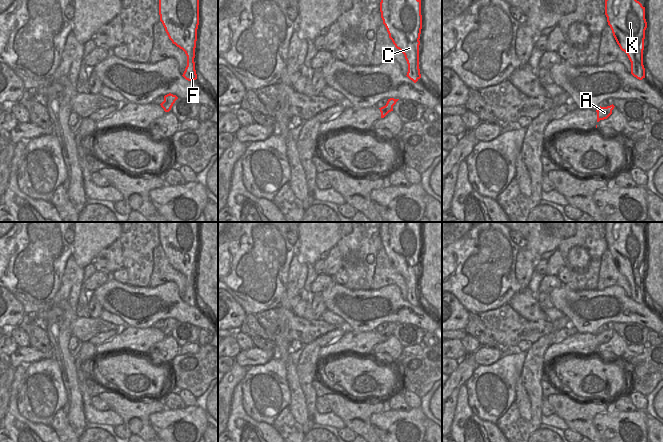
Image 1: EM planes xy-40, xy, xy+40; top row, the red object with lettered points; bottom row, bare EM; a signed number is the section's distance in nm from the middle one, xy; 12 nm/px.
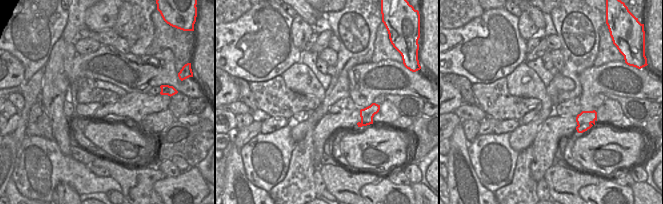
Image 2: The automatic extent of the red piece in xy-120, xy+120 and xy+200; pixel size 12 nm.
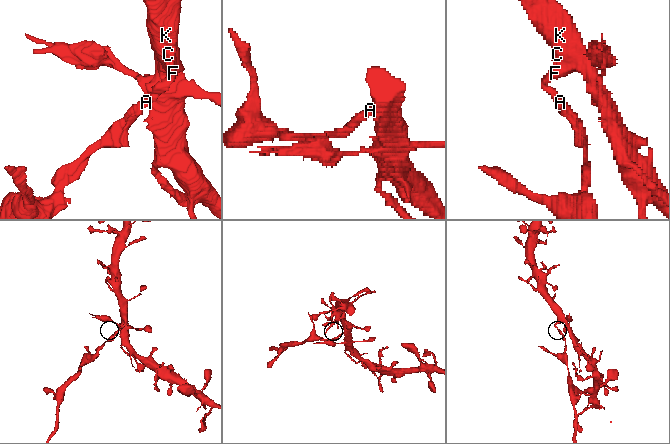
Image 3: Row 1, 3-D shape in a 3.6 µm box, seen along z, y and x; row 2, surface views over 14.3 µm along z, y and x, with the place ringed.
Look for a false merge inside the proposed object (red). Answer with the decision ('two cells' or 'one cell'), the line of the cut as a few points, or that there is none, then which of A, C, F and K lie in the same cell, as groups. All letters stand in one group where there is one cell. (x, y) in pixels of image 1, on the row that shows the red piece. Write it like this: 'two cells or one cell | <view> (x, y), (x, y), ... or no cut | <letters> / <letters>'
two cells | xy (385, 105), (388, 112) | A / C F K

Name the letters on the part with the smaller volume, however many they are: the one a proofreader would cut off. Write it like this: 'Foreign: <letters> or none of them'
Foreign: A

